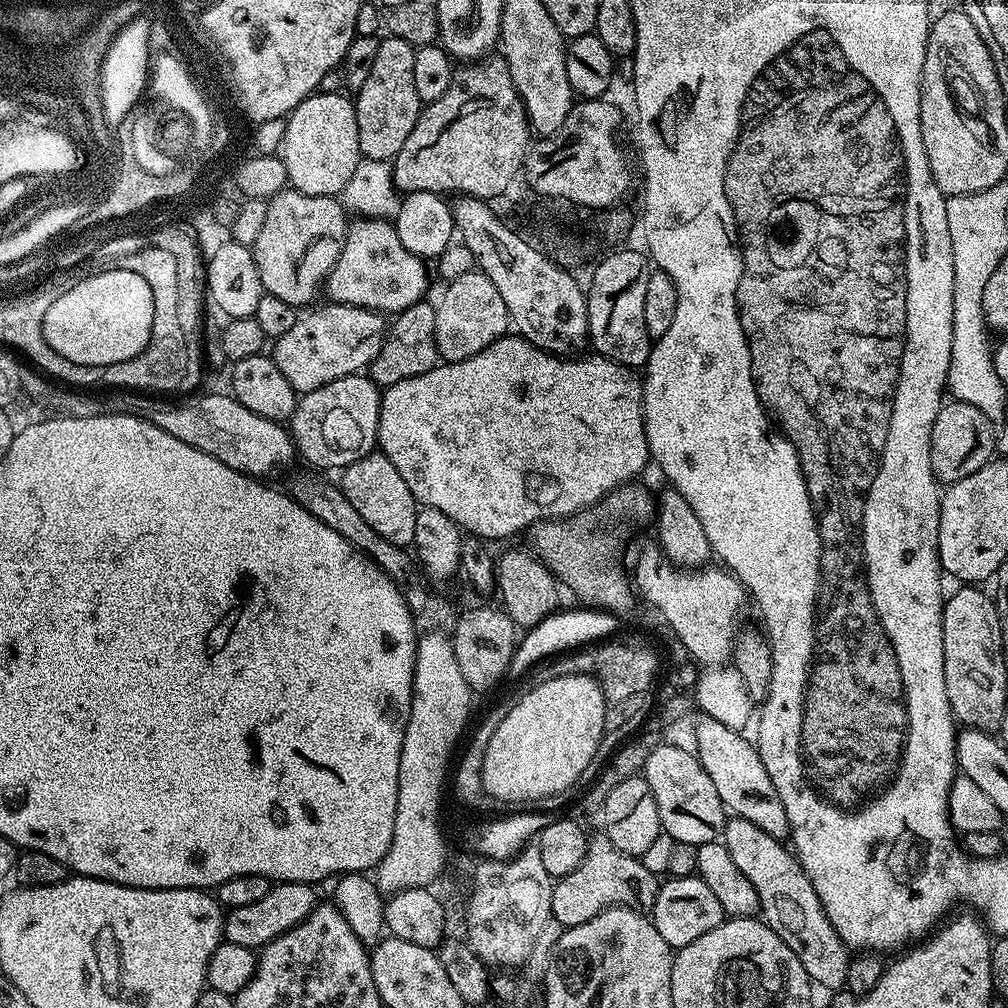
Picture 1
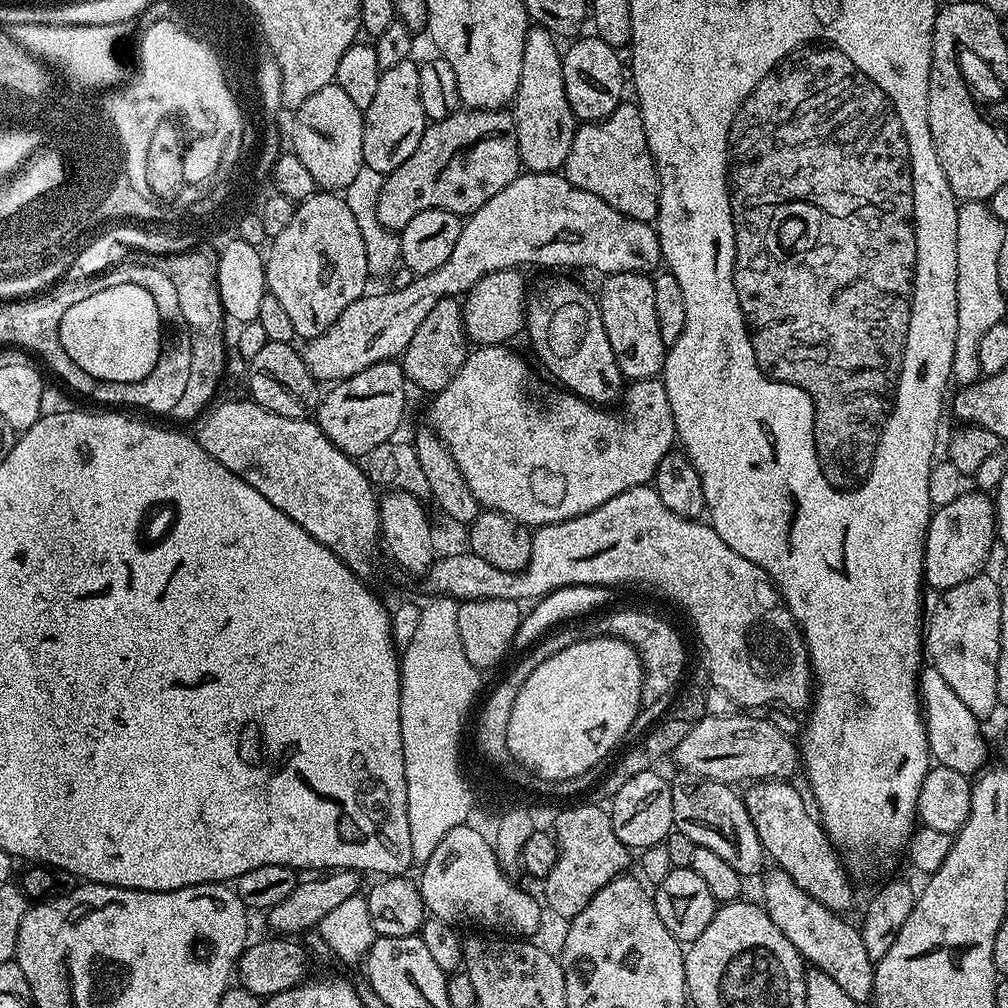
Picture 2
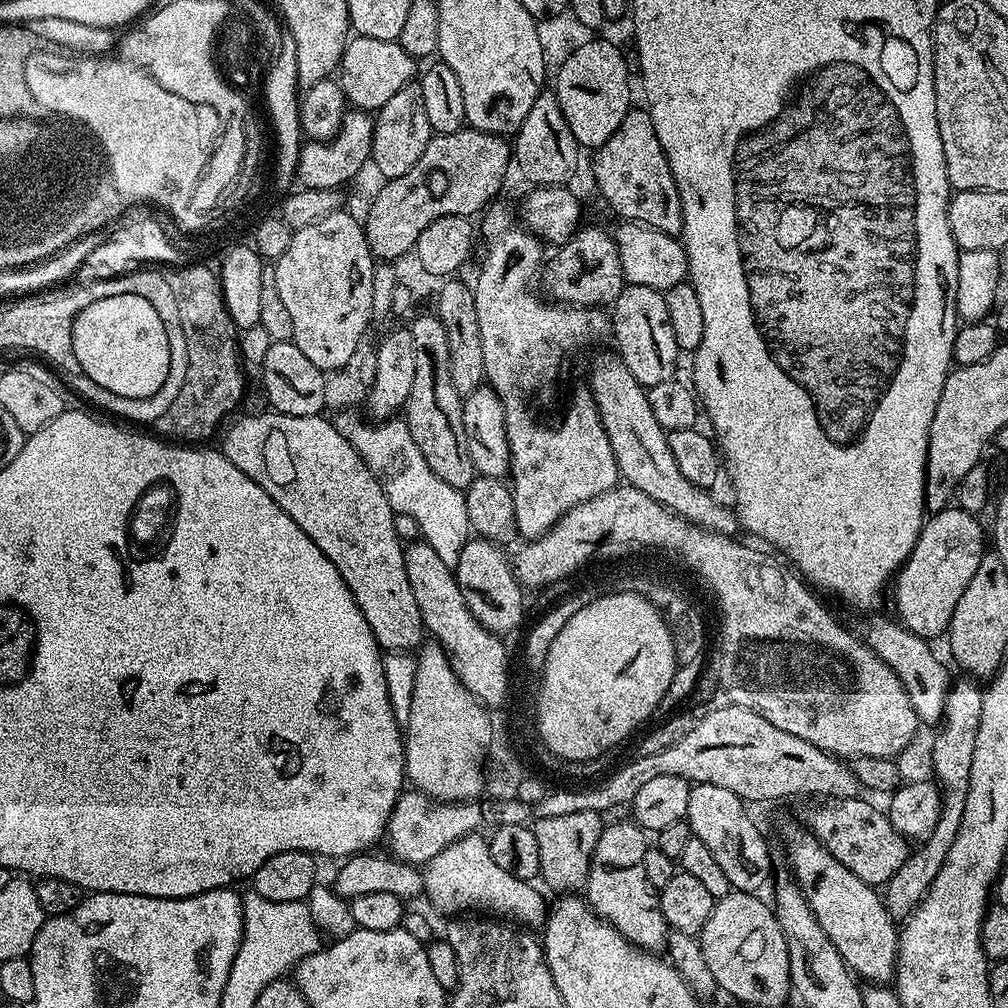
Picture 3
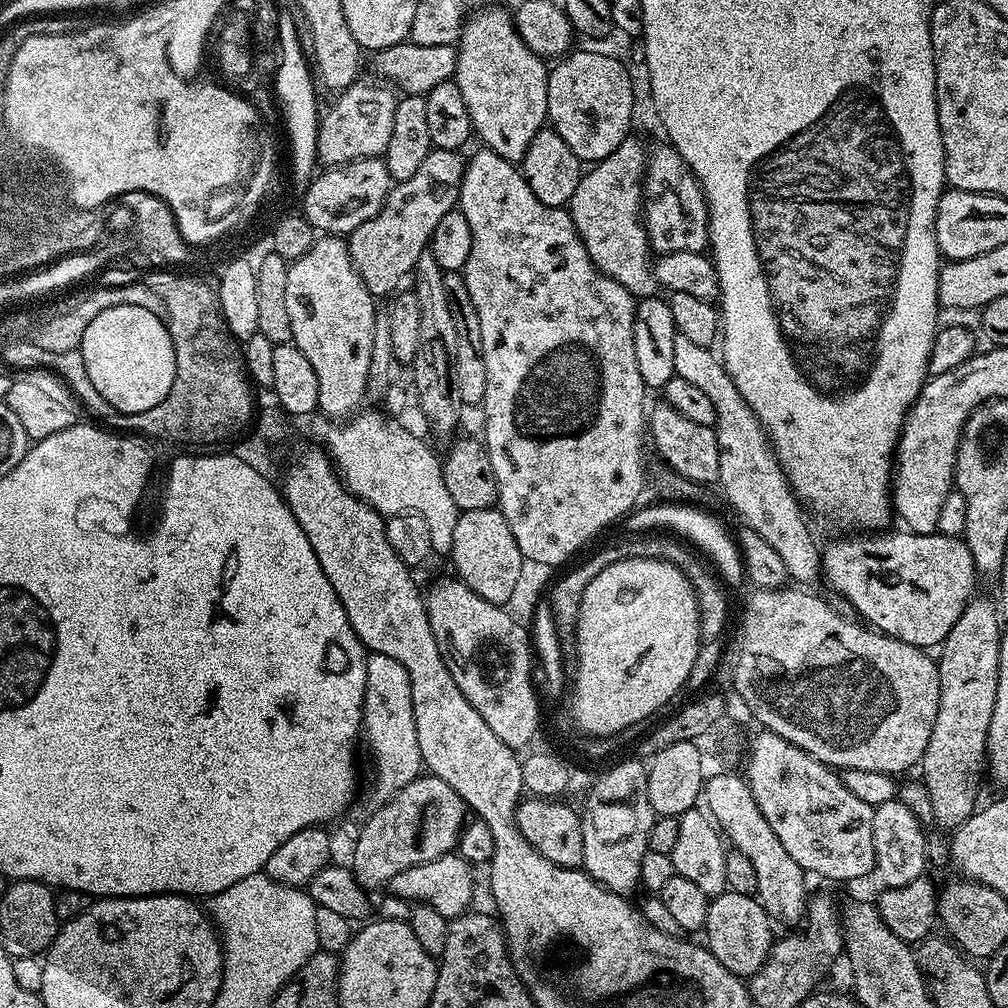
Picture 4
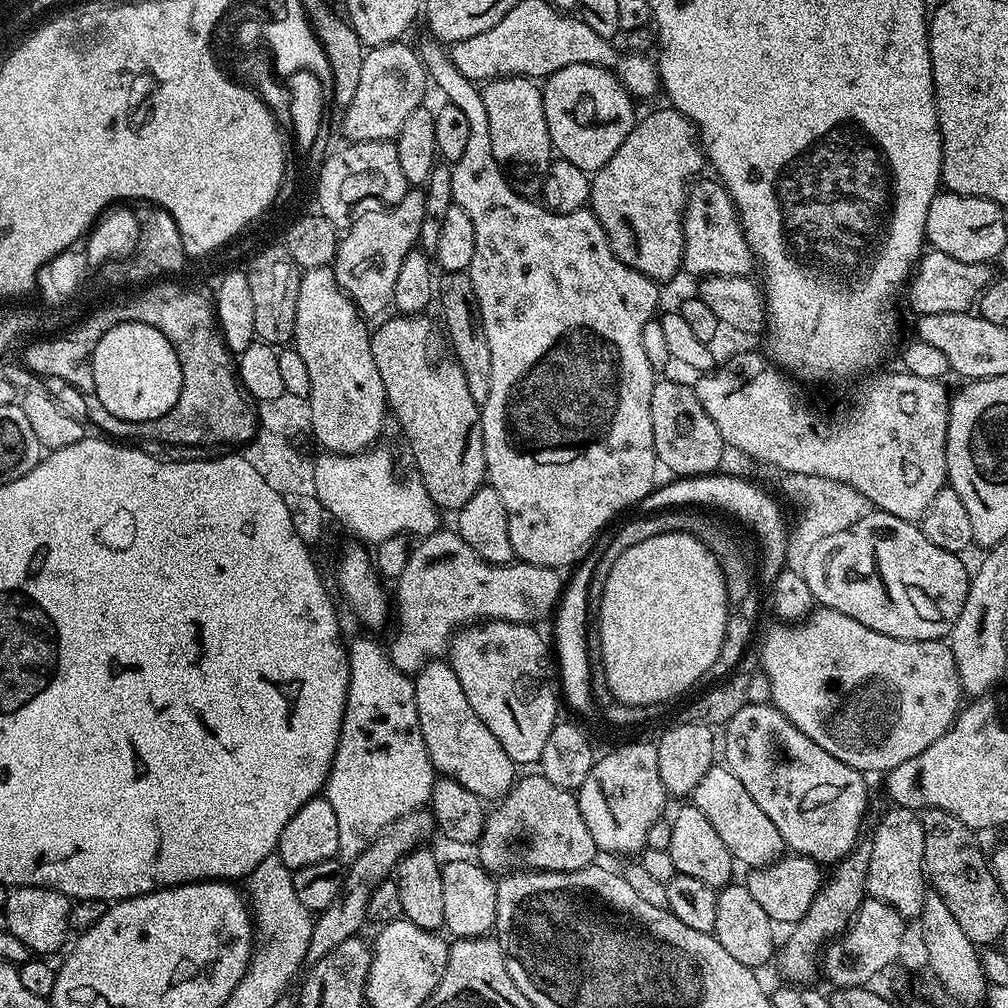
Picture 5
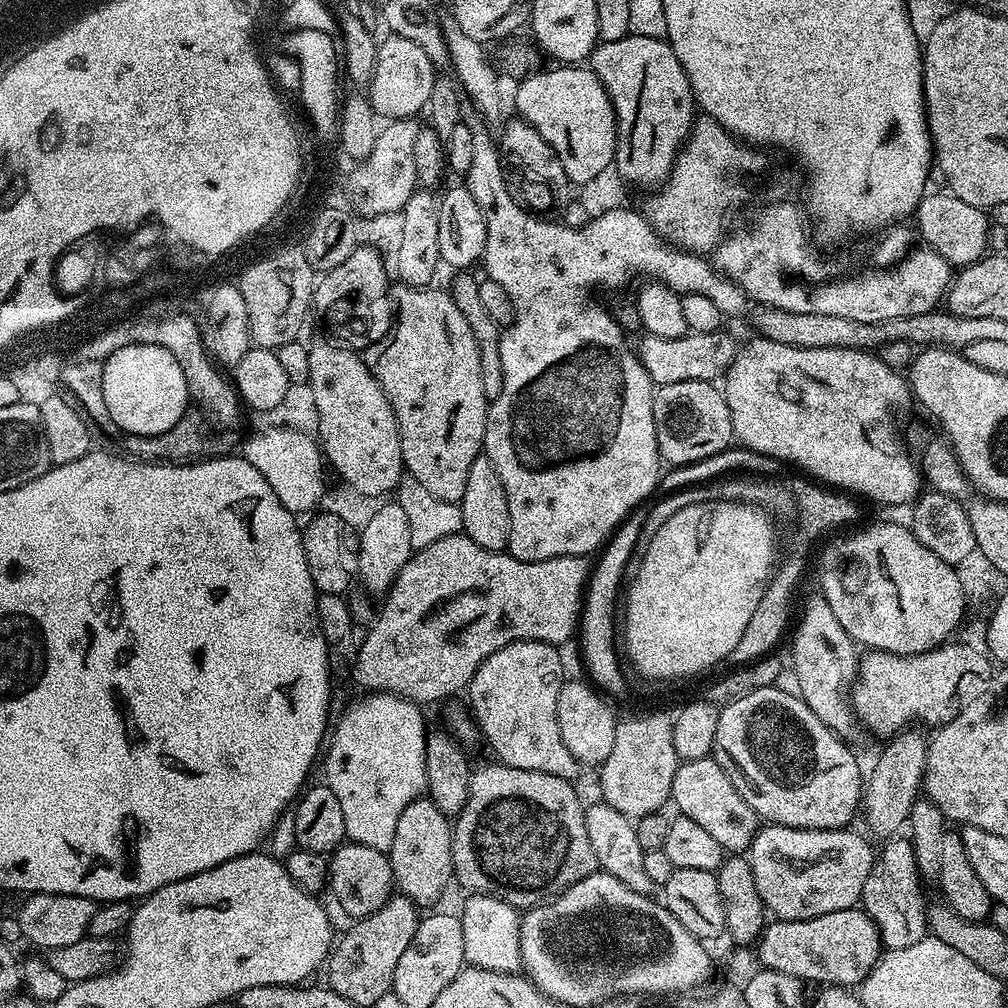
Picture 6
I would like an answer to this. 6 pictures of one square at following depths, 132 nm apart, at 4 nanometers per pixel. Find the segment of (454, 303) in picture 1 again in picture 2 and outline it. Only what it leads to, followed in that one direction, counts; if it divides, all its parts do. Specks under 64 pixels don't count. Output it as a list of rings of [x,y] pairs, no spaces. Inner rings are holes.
[[[503,268],[486,274],[466,293],[462,300],[464,333],[473,345],[507,345],[516,335],[521,335],[526,324],[526,292],[524,296],[523,271]]]

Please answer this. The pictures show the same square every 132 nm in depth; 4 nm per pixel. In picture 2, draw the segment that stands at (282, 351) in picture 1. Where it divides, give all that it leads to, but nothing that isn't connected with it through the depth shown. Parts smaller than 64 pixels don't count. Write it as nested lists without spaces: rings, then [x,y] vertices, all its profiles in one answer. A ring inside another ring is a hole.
[[[521,171],[520,175],[510,182],[486,206],[471,213],[461,223],[458,242],[454,251],[438,270],[428,276],[416,276],[409,284],[401,286],[397,292],[380,292],[377,296],[365,294],[350,302],[342,314],[338,314],[338,322],[330,326],[322,334],[303,345],[302,355],[310,374],[318,382],[339,382],[348,380],[354,374],[366,370],[383,360],[396,360],[403,357],[406,346],[410,346],[410,338],[414,338],[418,326],[426,322],[426,314],[438,306],[442,298],[463,297],[478,281],[486,278],[486,274],[497,272],[503,268],[519,269],[520,264],[537,264],[540,268],[593,268],[596,272],[611,274],[614,272],[651,273],[662,264],[660,243],[655,227],[647,220],[635,220],[614,206],[606,206],[598,194],[590,194],[590,190],[582,190],[574,186],[560,172]]]

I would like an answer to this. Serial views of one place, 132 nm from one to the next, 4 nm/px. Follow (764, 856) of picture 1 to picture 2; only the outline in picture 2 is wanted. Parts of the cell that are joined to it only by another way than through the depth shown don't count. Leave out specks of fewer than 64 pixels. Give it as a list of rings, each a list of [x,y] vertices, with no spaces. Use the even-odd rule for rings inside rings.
[[[772,870],[764,880],[762,907],[811,967],[830,974],[830,978],[834,978],[834,982],[838,982],[840,989],[850,994],[850,998],[861,1002],[871,1001],[876,970],[870,954],[866,954],[866,945],[855,923],[847,924],[843,915],[810,898],[810,894],[806,894],[806,890],[802,890],[798,882],[790,878],[790,874],[779,870]]]

